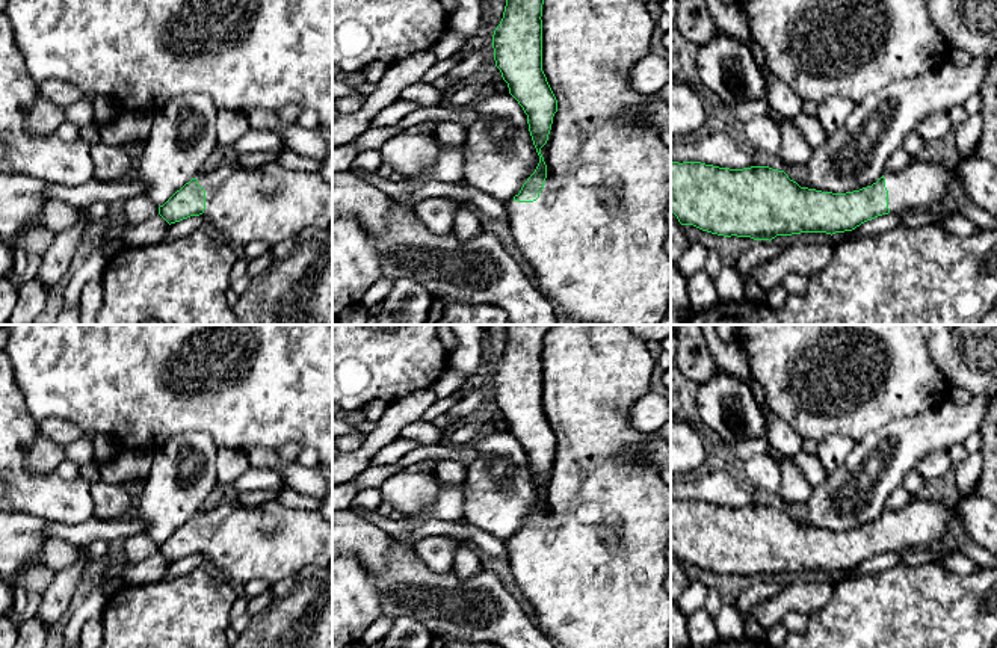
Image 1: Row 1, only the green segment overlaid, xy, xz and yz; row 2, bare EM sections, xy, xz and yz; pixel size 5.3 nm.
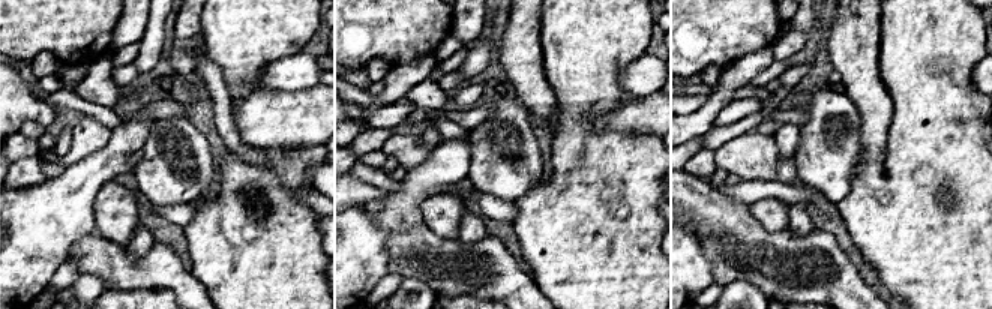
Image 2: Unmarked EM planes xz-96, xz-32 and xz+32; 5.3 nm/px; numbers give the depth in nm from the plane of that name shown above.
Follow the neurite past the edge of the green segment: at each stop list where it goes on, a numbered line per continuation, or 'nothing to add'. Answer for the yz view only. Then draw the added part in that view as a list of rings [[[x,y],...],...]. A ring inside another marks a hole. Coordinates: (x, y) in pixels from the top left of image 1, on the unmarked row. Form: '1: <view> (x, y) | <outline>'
1: yz (920, 523) | [[[912,495],[905,508],[899,511],[885,509],[890,551],[900,553],[903,550],[937,545],[944,536],[949,521],[959,518],[962,498],[946,505],[940,500],[928,501]]]

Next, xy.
1: xy (271, 543) | [[[278,500],[261,506],[225,501],[210,511],[201,511],[198,523],[205,529],[202,554],[224,572],[228,580],[246,585],[264,580],[270,586],[296,577],[305,566],[328,568],[332,562],[332,524],[317,511],[287,508]]]

